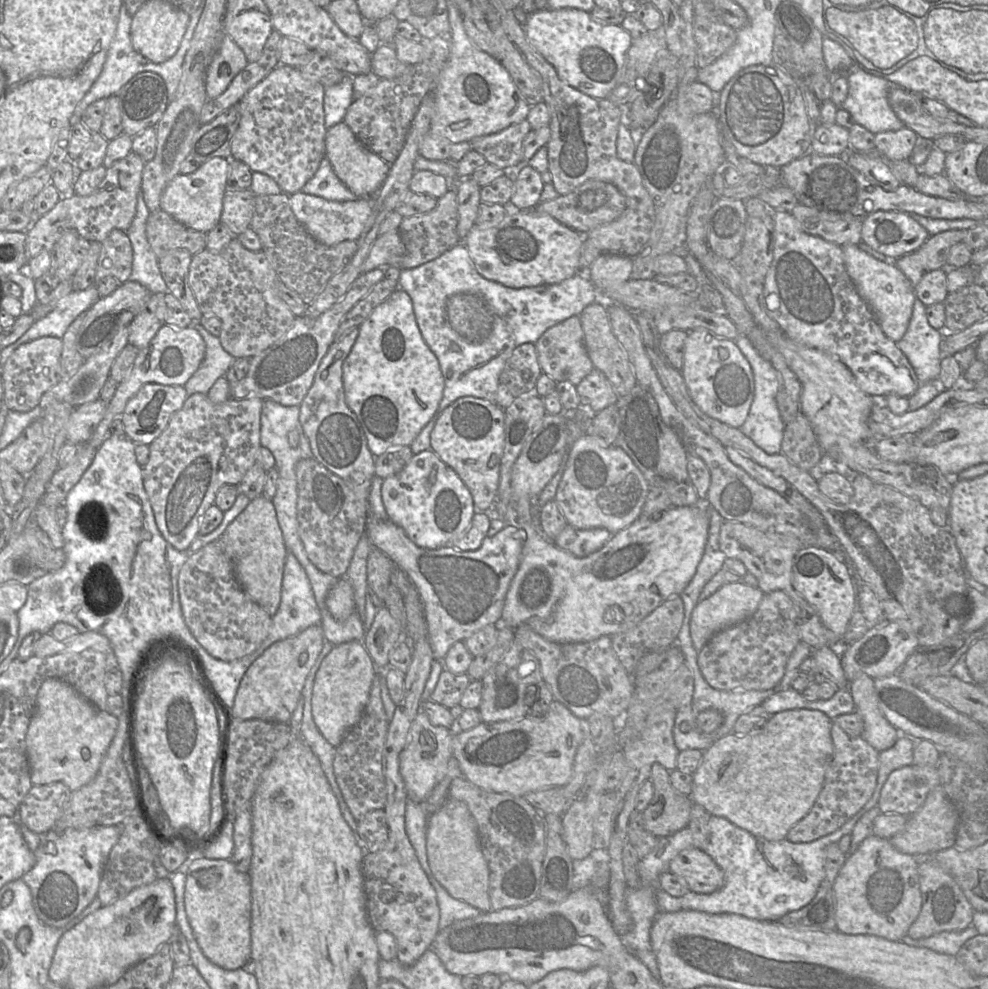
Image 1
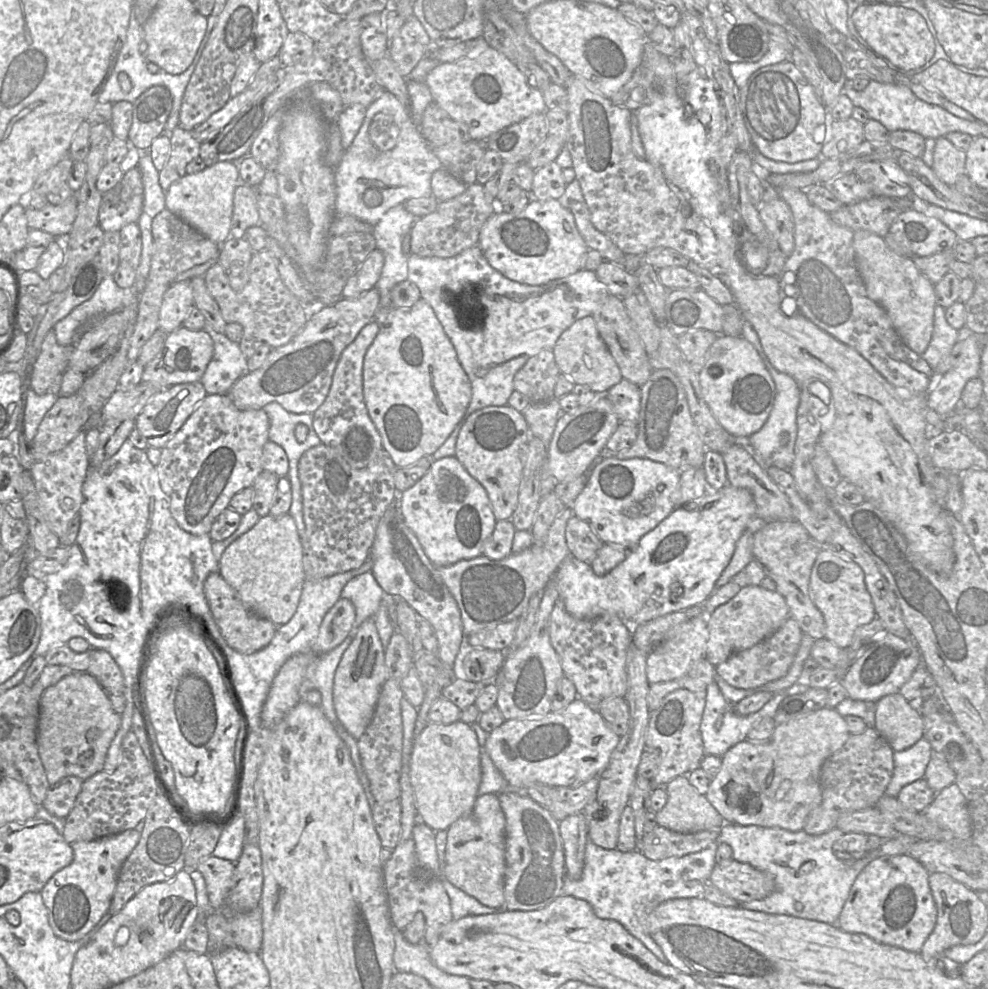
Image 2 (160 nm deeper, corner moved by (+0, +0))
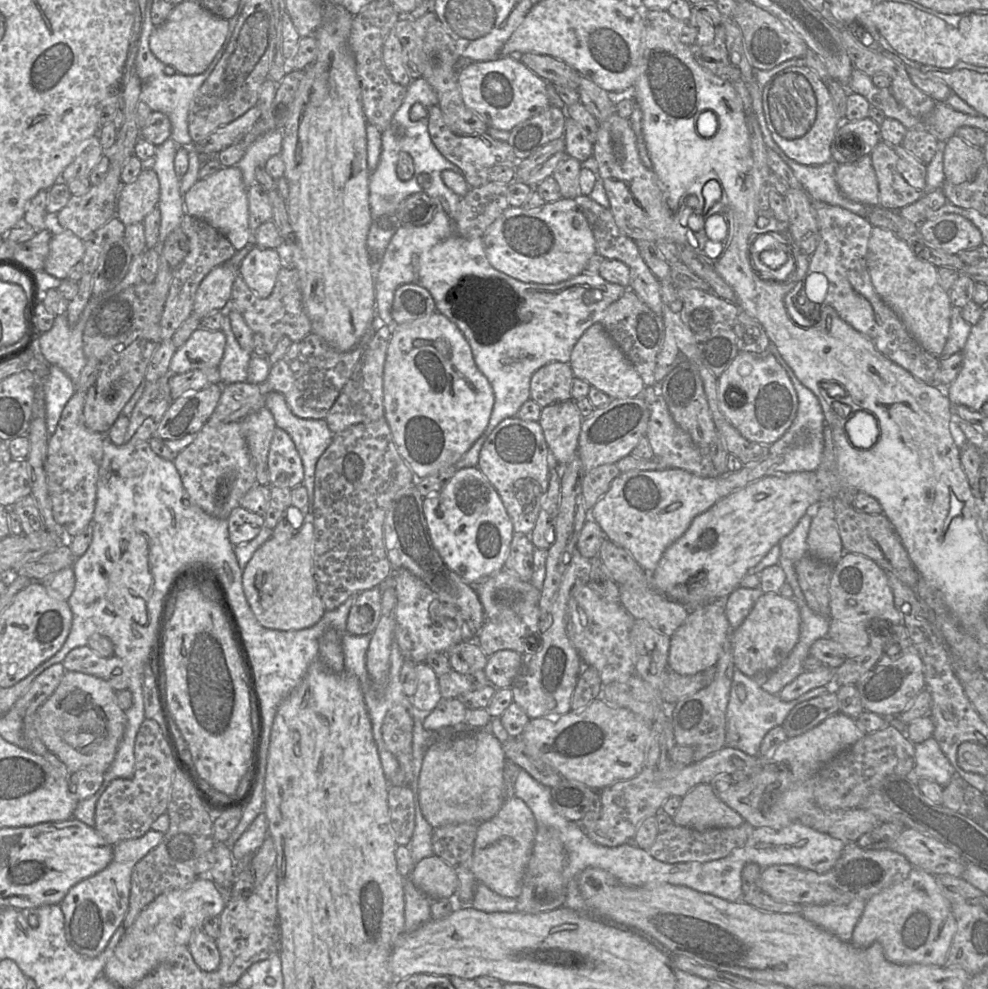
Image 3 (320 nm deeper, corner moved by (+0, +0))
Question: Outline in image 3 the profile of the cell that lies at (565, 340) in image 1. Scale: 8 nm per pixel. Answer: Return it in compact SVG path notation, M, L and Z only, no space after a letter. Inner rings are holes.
M594 323L574 345L569 366L573 375L612 399L640 397L646 388L642 378L601 323Z

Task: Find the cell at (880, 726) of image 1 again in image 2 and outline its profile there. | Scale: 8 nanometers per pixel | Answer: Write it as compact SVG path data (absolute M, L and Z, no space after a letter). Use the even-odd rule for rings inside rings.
M899 692L875 702L874 728L894 751L914 745L924 734L924 722L920 712Z

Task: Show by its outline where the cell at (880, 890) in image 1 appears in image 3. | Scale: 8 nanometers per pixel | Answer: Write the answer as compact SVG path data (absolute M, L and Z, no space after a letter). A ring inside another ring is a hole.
M912 867L904 880L881 890L866 900L863 913L853 930L851 943L858 948L867 948L874 942L878 942L883 948L885 958L898 965L945 966L956 929L952 909L937 886L935 876L920 868Z

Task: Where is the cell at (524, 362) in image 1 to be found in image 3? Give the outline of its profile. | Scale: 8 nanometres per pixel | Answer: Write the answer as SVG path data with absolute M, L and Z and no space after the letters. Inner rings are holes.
M548 363L533 374L530 381L530 399L541 408L572 400L571 388L574 378L569 364Z

